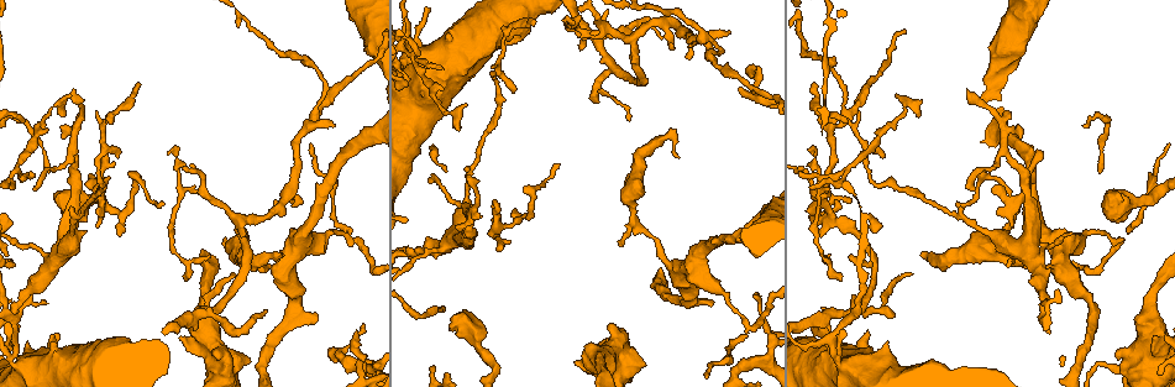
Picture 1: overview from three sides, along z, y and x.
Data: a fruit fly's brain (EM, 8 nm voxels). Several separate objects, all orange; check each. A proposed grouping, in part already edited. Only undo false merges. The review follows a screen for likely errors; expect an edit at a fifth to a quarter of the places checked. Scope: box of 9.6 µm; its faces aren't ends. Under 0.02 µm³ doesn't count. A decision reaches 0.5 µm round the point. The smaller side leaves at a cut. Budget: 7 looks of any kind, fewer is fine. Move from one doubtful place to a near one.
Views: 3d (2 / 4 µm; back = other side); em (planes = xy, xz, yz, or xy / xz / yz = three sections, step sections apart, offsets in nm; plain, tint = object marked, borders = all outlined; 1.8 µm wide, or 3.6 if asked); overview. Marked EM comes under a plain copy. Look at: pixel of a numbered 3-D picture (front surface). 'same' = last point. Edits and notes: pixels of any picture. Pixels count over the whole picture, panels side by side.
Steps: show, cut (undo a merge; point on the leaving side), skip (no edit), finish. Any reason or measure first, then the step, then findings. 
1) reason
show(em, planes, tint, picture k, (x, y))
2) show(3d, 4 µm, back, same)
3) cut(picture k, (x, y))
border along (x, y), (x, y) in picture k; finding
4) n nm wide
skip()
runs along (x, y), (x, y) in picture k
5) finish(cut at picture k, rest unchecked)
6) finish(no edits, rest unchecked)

calibre changes
show(em, 3.6 µm, planes, tint, picture 1, (853, 372))

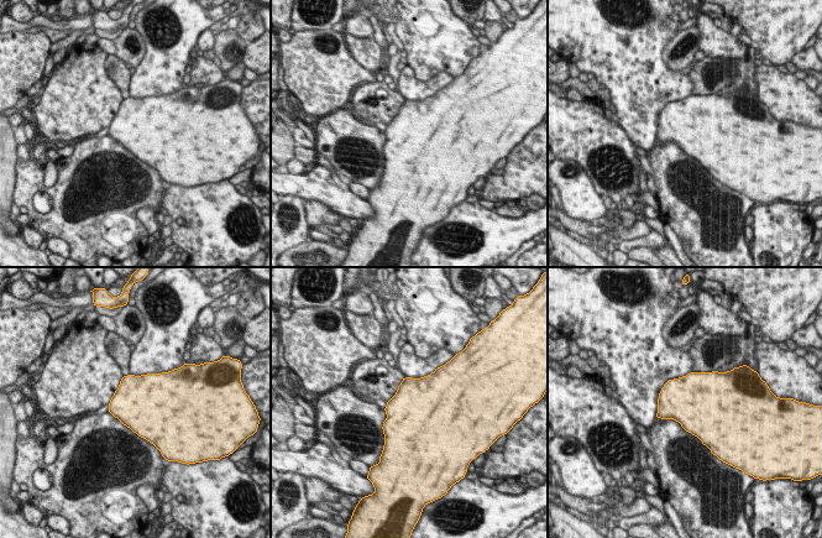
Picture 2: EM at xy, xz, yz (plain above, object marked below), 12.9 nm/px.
750 nm wide
skip()
one neuron here

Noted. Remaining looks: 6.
sharp bend
show(em, planes, tint, picture 1, (830, 311))

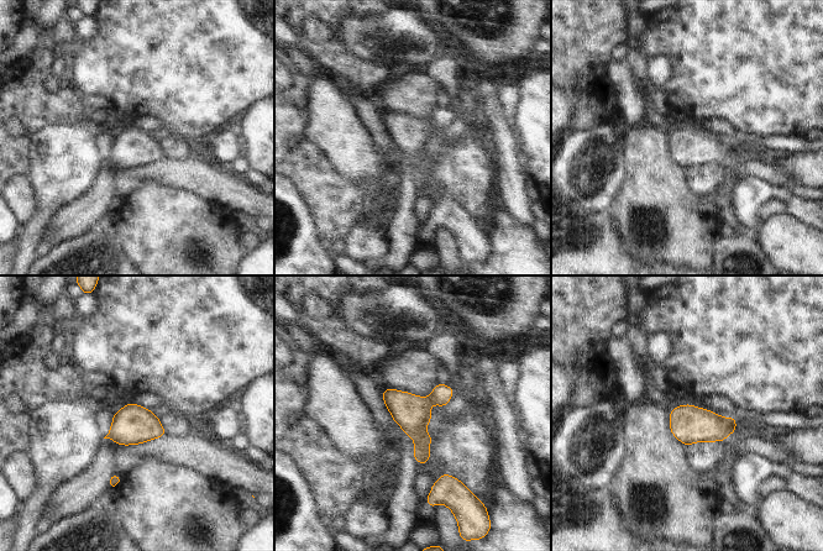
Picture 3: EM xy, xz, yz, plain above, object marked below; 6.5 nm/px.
240 nm wide
skip()
one neuron here

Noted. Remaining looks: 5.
side arm on a straight run
show(em, planes, tint, picture 1, (708, 55))

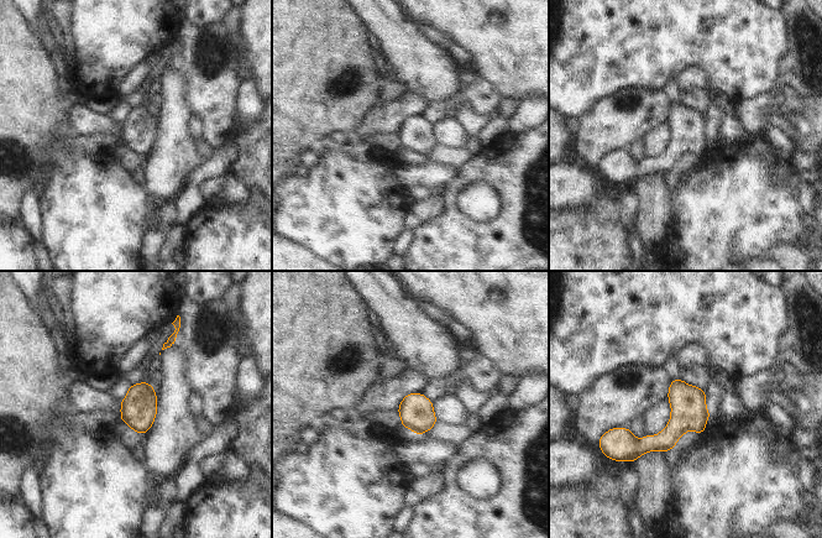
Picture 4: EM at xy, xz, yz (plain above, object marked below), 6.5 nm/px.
220 nm wide
skip()
all the same neuron

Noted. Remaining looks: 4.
finish(no edits, rest unchecked)

